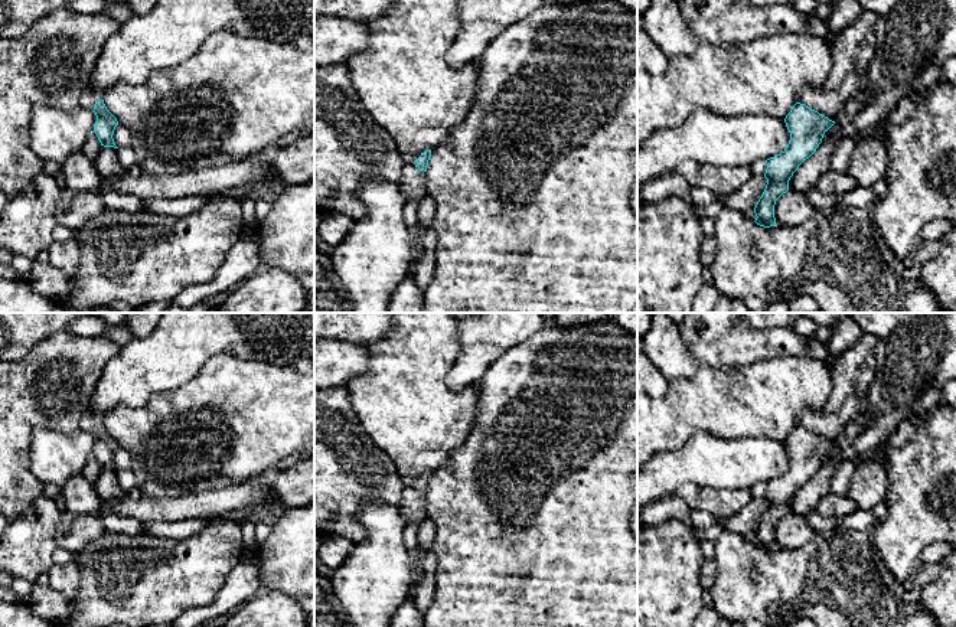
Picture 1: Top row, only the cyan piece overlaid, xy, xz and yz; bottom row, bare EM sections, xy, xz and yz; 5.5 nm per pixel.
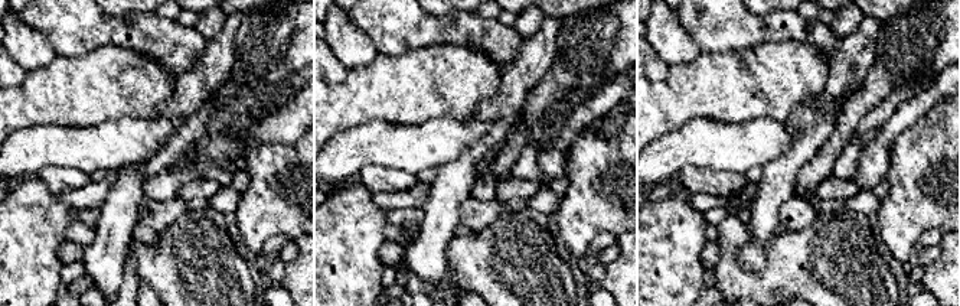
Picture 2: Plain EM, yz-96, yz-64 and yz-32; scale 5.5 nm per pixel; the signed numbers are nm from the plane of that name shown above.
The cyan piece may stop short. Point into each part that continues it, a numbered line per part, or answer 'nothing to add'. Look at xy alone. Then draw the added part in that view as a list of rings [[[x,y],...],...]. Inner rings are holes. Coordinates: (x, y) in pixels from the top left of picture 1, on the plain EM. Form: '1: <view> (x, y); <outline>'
1: xy (90, 420); [[[88,408],[81,418],[81,430],[94,432],[95,427],[101,422],[104,422],[104,415],[95,414]]]

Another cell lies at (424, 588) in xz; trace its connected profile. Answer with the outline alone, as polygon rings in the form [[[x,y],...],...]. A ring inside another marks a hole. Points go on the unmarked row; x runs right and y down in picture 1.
[[[420,571],[415,574],[412,598],[417,608],[424,614],[433,602],[435,594],[435,575],[427,575]]]

